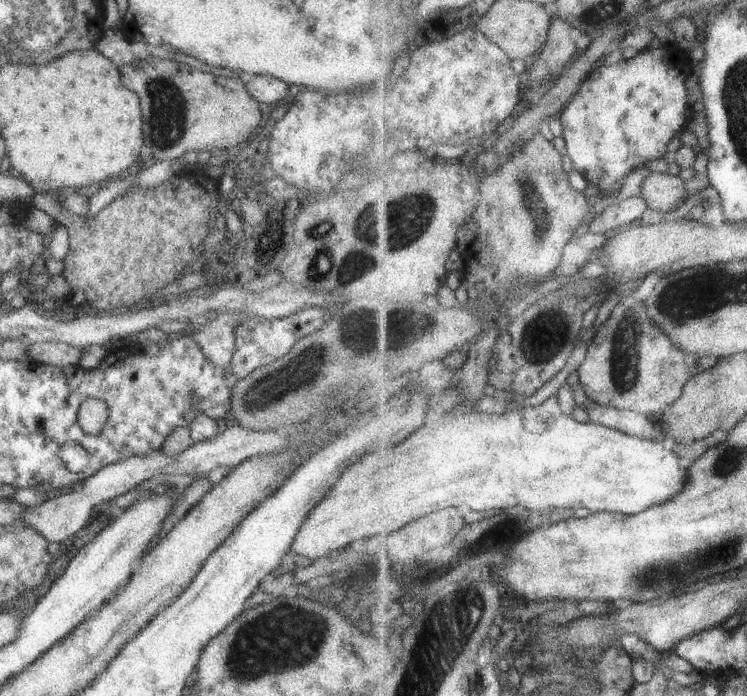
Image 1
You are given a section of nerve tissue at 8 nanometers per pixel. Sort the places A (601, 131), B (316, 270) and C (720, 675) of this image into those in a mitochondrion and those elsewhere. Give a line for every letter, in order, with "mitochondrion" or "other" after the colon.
A: other
B: mitochondrion
C: other

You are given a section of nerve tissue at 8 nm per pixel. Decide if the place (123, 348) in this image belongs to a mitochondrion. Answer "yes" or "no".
no

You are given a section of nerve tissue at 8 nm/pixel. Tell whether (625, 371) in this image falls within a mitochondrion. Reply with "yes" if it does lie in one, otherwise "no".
yes

